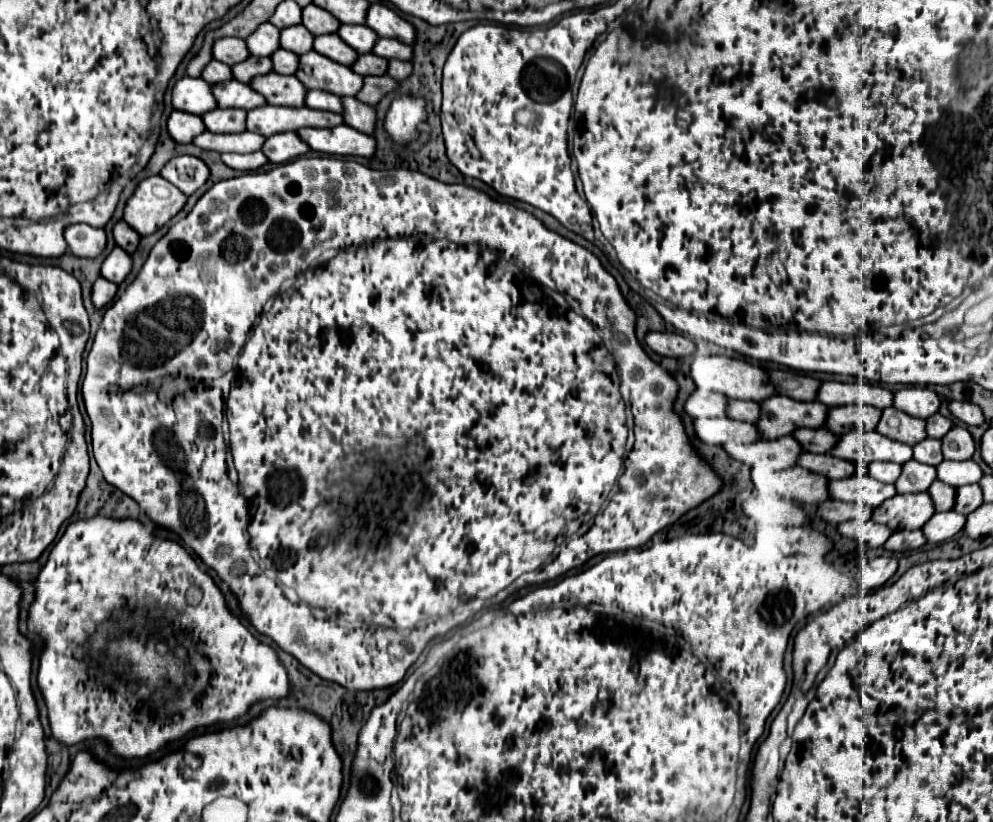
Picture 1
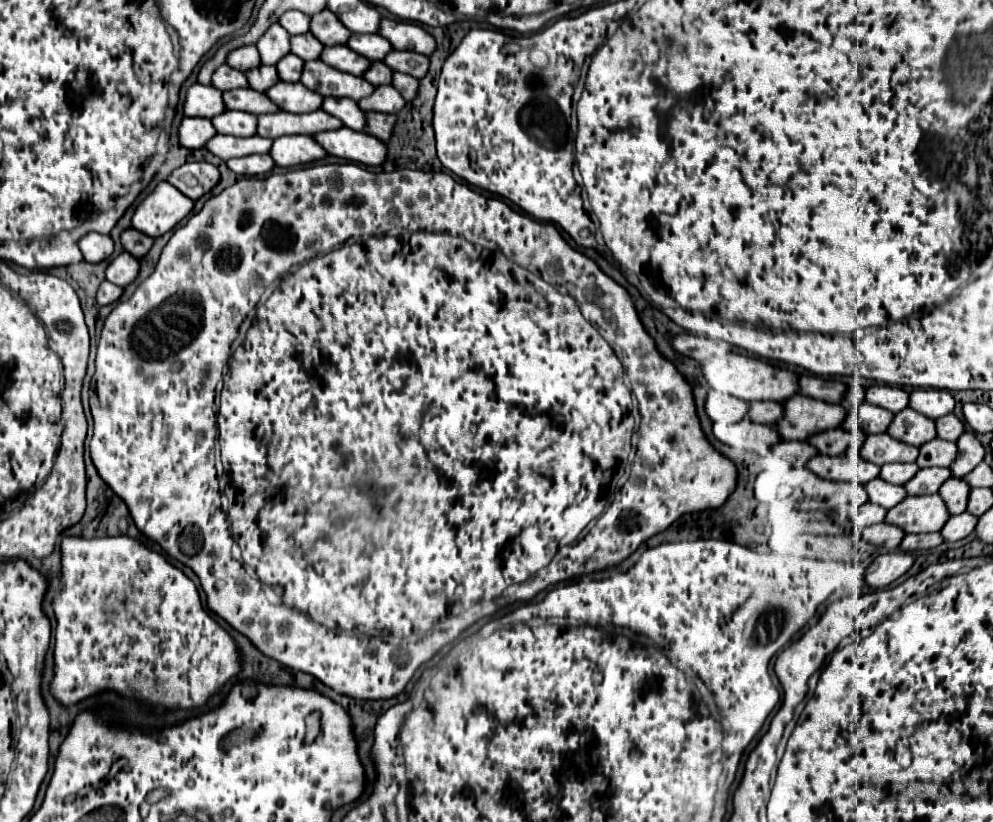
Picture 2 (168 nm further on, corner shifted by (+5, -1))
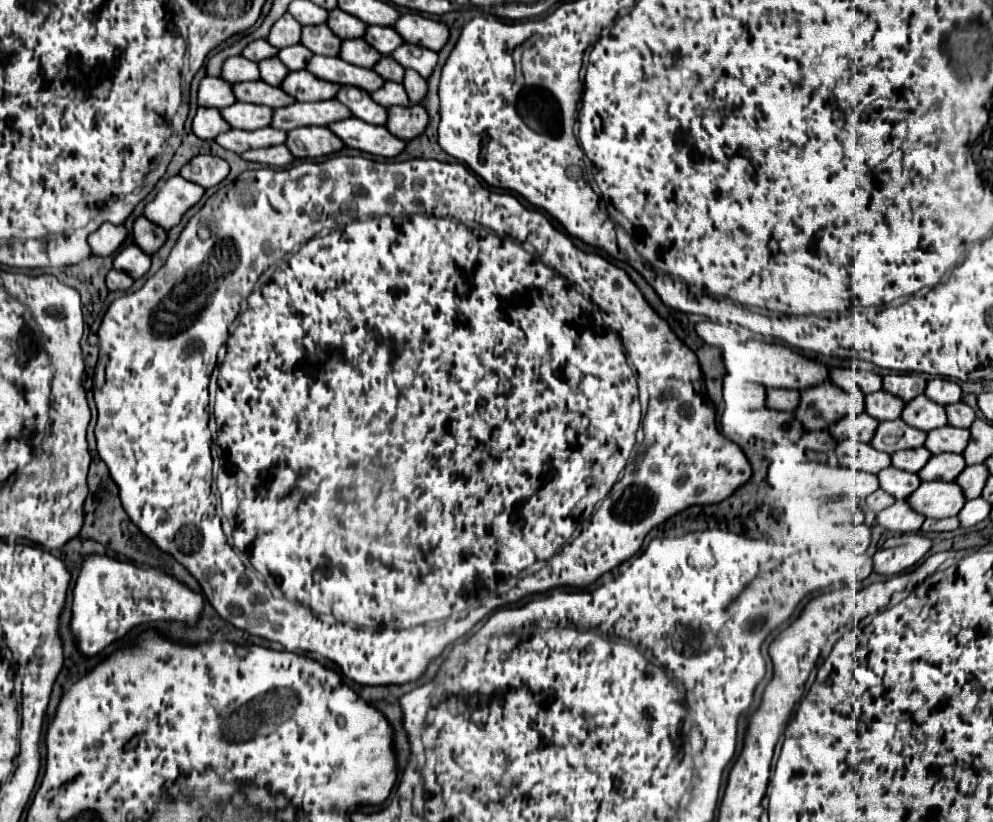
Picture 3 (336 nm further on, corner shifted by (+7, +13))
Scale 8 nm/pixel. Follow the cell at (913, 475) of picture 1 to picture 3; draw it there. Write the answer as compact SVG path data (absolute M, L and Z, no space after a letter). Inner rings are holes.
M939 453L939 455L933 455L933 461L929 461L925 469L921 469L919 477L923 481L955 481L957 475L965 469L965 465L967 463L963 455Z

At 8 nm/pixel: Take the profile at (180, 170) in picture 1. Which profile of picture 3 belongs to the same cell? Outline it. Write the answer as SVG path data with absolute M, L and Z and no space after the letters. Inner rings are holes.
M199 155L193 157L183 169L181 169L181 177L189 179L205 189L219 185L225 177L229 175L229 165L227 161L213 157L213 155Z

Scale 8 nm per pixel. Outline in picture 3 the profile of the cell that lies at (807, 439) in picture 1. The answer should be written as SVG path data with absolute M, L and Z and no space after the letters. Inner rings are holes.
M861 413L857 417L843 417L843 425L845 425L845 429L839 429L839 423L829 427L829 433L837 441L843 441L843 439L859 439L863 443L869 443L873 439L877 427L879 427L879 421L873 419L867 413Z

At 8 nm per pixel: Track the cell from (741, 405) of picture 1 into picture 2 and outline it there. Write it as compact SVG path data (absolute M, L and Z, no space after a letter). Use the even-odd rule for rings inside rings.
M749 403L749 411L747 411L747 419L751 419L753 423L765 423L771 425L775 423L775 419L779 419L779 415L783 415L783 407L781 403Z

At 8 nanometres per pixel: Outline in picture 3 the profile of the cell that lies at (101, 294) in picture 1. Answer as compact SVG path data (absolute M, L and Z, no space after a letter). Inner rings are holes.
M109 271L107 287L109 291L127 291L133 285L133 279L121 271Z

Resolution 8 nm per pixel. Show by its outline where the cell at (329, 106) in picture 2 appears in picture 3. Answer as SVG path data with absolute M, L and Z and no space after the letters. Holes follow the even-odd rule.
M341 87L341 91L337 93L337 99L343 105L347 105L353 111L355 117L359 117L359 119L363 119L367 123L373 123L373 125L385 125L385 121L387 121L387 109L381 107L379 103L375 103L371 99L371 95L365 93L365 91L361 91L361 99L357 99L357 101L349 99L349 89L351 87Z

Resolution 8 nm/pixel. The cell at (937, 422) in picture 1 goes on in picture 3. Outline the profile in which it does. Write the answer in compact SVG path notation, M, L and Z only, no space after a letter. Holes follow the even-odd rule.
M963 401L953 403L953 405L947 405L945 409L947 409L949 425L953 425L953 427L971 427L973 421L977 419L975 417L975 411L967 403L963 403Z

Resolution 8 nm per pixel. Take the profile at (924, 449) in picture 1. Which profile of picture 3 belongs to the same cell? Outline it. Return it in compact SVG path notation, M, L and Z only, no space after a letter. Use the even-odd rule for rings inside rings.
M945 425L945 427L939 427L939 429L933 429L929 431L929 437L925 441L925 447L931 451L931 453L963 453L967 443L969 443L971 435L969 435L969 429L957 429L957 427L951 427L951 425Z

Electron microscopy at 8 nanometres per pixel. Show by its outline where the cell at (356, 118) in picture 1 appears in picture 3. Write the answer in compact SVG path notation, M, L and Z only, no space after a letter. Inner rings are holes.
M423 105L389 107L387 129L403 141L413 141L417 135L421 135L427 129L427 123L429 115Z

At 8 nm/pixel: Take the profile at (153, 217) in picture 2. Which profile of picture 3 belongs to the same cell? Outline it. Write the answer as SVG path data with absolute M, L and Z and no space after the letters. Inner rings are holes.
M181 175L171 177L157 197L145 207L145 217L163 229L179 225L183 215L201 201L205 189L197 183L183 179Z

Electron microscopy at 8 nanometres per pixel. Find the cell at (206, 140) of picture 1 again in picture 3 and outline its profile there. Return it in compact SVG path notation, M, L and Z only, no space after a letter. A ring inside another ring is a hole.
M265 127L265 129L255 129L255 131L231 129L227 133L221 133L215 141L223 149L243 153L247 149L263 149L263 147L271 147L271 145L281 145L281 143L285 143L285 139L287 139L285 131Z

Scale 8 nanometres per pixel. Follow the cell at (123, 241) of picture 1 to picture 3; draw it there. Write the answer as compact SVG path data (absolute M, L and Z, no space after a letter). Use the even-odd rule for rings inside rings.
M139 217L133 225L133 237L135 243L149 255L157 253L163 243L167 241L167 231L155 223L151 223L147 217Z

